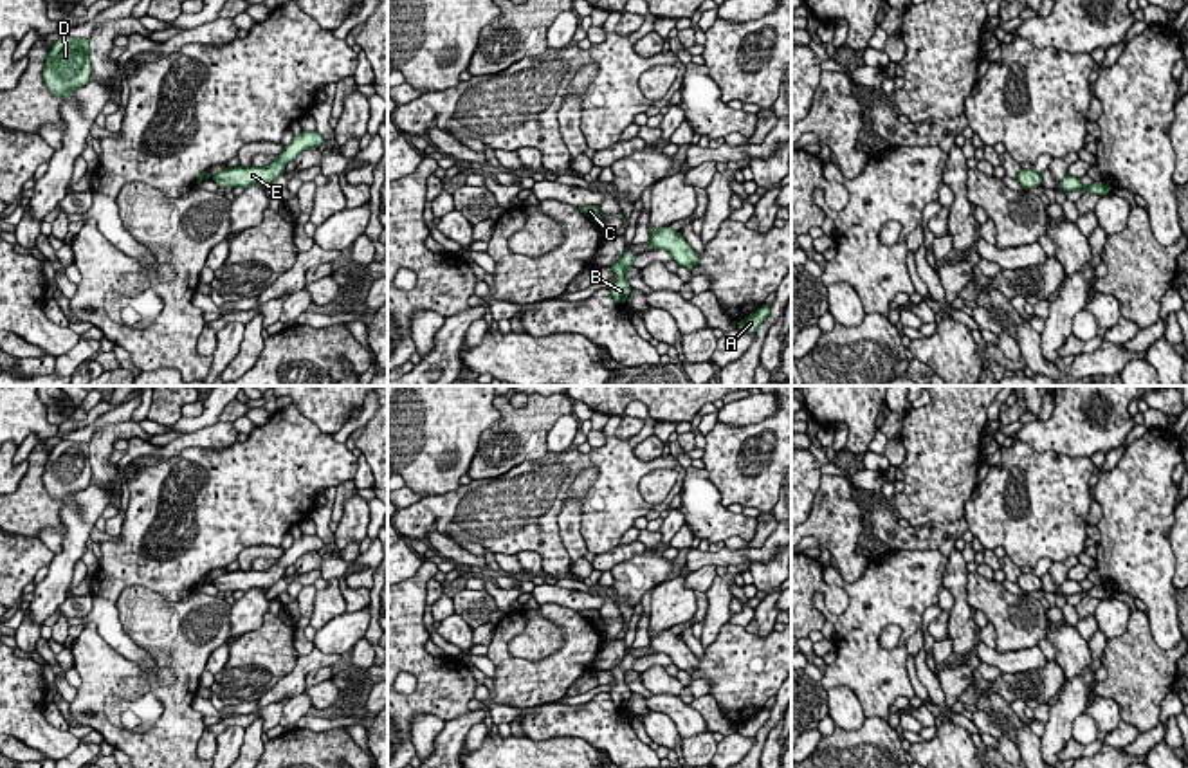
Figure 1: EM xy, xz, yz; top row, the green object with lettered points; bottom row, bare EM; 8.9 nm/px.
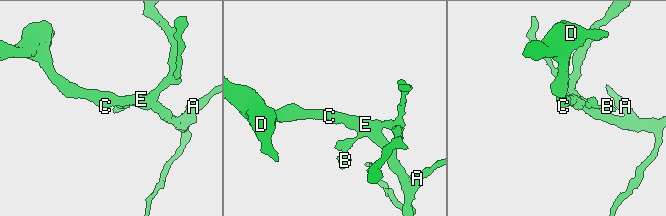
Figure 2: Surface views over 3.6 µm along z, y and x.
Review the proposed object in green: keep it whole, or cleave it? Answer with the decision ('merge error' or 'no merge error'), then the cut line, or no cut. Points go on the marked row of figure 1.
no merge error | no cut

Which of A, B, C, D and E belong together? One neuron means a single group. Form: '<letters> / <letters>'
A B C D E

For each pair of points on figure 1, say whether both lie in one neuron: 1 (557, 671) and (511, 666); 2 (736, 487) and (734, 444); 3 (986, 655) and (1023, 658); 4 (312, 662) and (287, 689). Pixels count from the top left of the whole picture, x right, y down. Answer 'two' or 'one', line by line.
1: one
2: one
3: one
4: one

